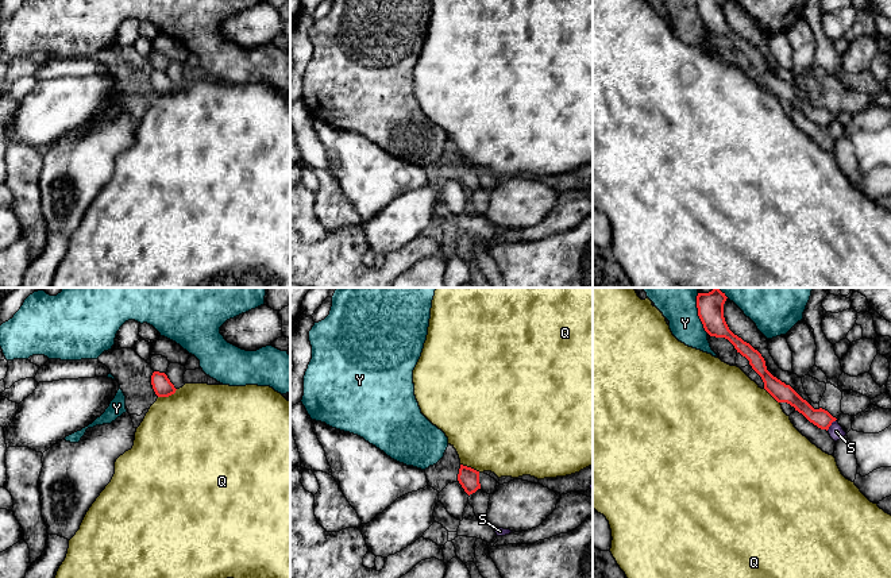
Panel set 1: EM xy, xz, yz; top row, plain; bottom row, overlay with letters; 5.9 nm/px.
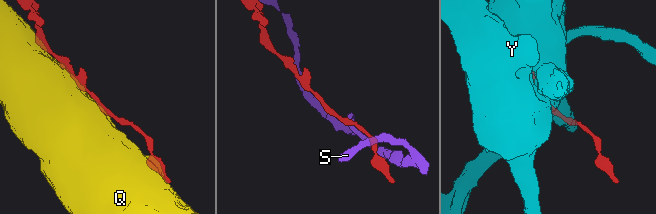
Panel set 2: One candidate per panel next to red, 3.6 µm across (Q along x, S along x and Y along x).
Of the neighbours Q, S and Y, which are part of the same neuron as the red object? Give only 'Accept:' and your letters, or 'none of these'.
Accept: none of these

